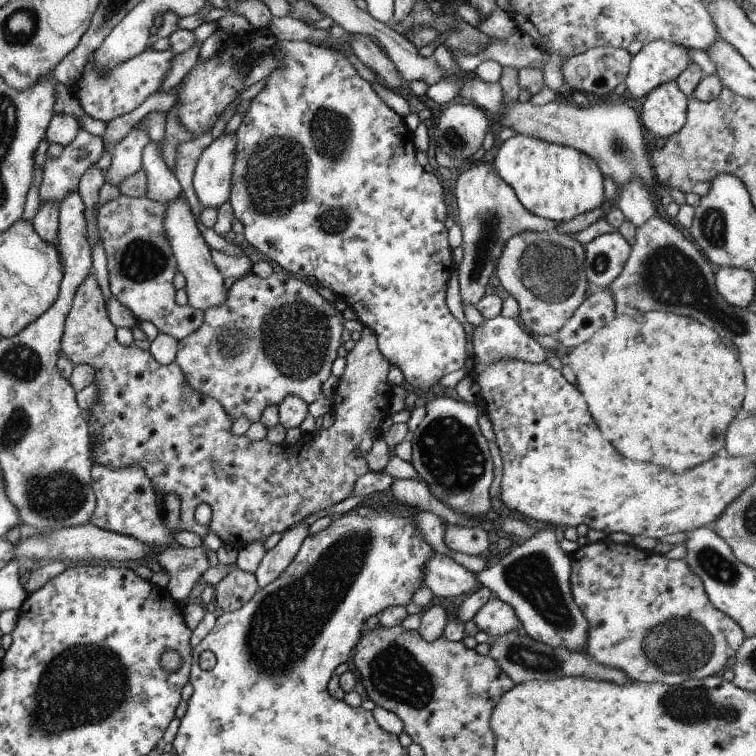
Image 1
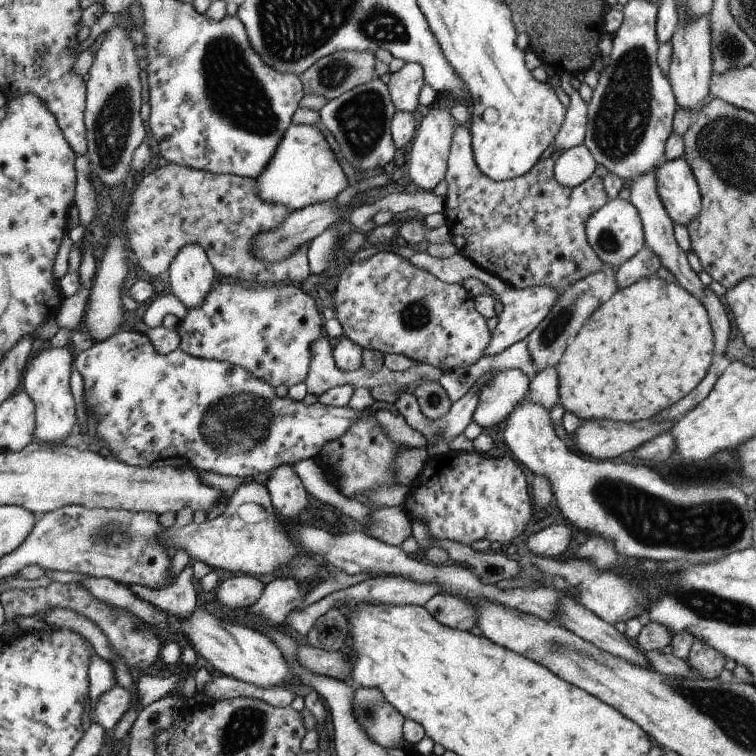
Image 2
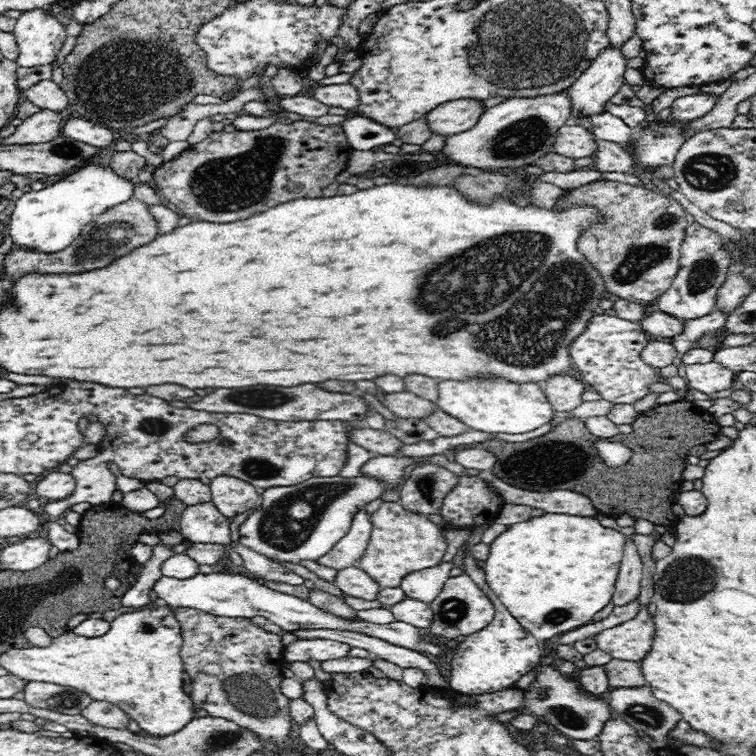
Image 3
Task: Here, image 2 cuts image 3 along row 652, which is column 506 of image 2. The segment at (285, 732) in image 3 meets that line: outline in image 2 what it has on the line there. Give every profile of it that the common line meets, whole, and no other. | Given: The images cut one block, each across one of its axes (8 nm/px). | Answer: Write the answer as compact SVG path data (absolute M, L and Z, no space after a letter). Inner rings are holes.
M455 125L455 135L447 160L445 180L448 190L443 212L447 218L453 243L459 253L478 268L497 276L506 284L523 289L529 286L550 285L567 287L571 283L596 274L603 269L603 262L589 245L586 229L588 219L608 201L603 180L595 174L577 187L567 187L556 180L554 165L562 150L556 150L545 162L539 160L524 176L507 181L495 181L477 168L467 126Z

